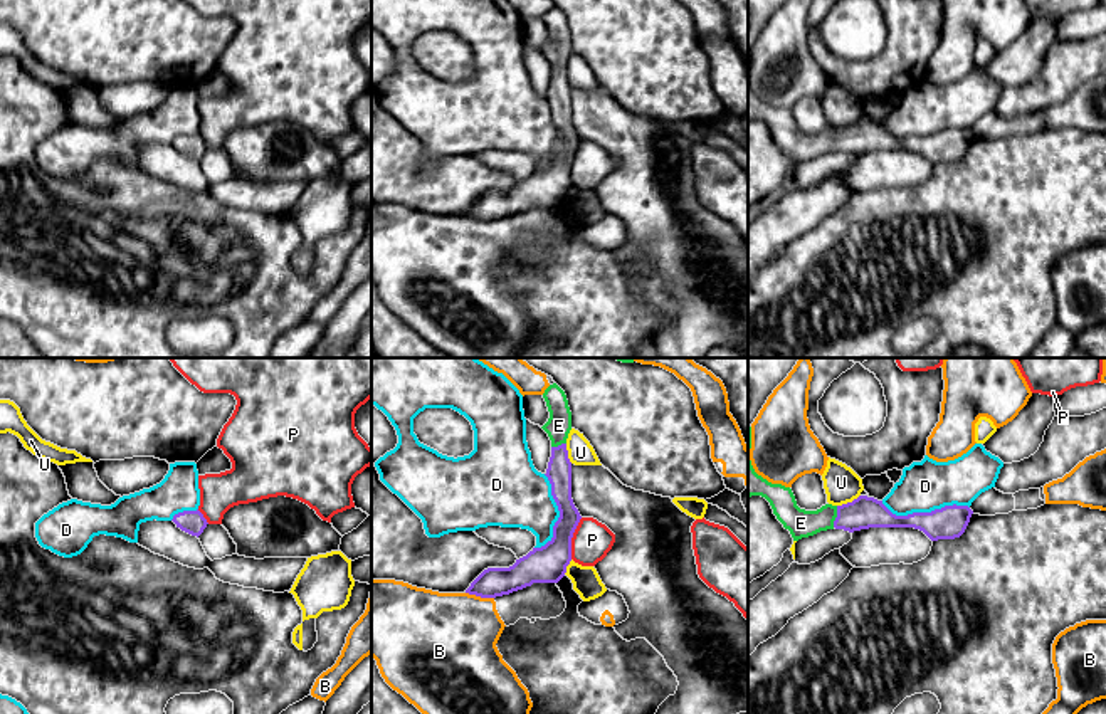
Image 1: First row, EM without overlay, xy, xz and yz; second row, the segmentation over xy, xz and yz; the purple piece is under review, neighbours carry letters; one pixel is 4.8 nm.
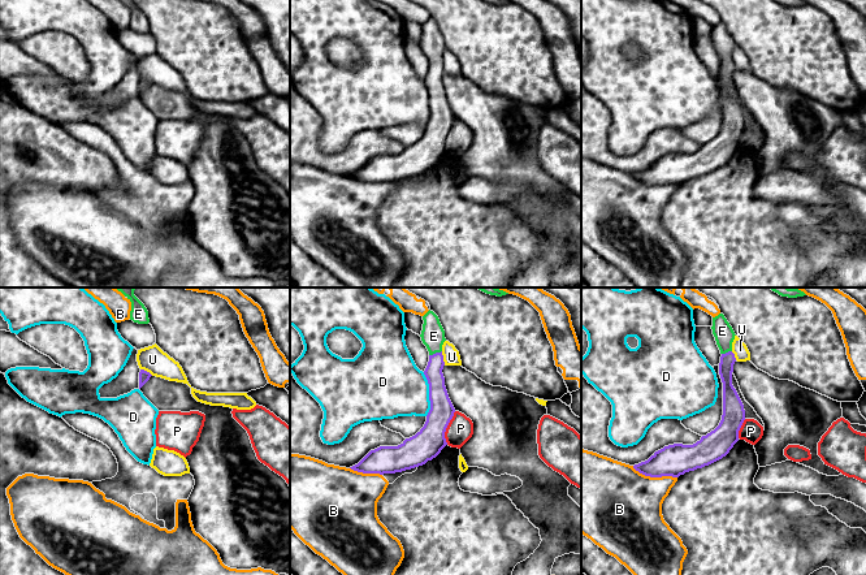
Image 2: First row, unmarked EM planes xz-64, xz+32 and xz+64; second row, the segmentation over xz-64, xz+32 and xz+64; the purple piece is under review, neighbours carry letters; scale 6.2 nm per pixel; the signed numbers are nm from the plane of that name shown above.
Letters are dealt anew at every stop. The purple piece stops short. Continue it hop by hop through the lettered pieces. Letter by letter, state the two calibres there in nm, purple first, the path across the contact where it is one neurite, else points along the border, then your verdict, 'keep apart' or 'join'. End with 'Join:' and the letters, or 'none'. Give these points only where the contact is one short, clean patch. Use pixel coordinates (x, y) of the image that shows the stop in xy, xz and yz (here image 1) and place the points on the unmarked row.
B: 140/440 nm | keep apart
D: 160/240 nm | keep apart
E: 160/140 nm | across yz (863, 136), (837, 140), (800, 146) | join
P: 180/190 nm | along xz (582, 141), (572, 162), (570, 182) | keep apart
U: 160/170 nm | keep apart
Join: E

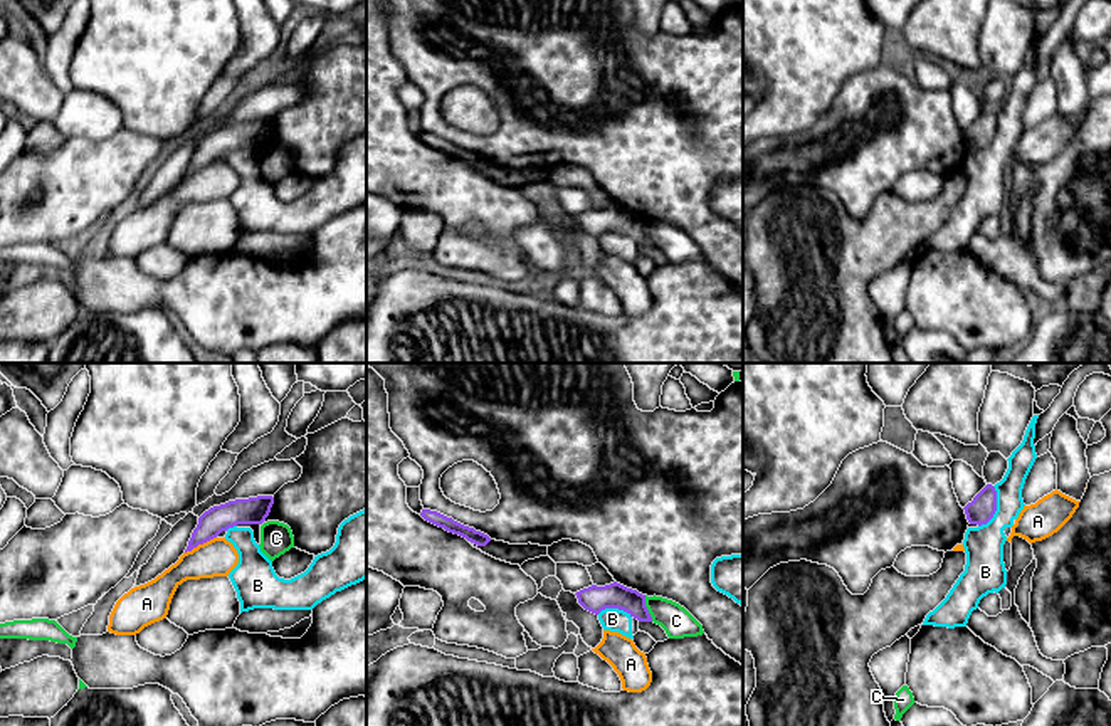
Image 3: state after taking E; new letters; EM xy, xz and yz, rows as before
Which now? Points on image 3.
A: 130/180 nm | along xy (215, 160), (185, 177) | keep apart
B: 120/190 nm | along yz (994, 110), (995, 136), (979, 150) | keep apart
C: 130/150 nm | keep apart
Join: none

